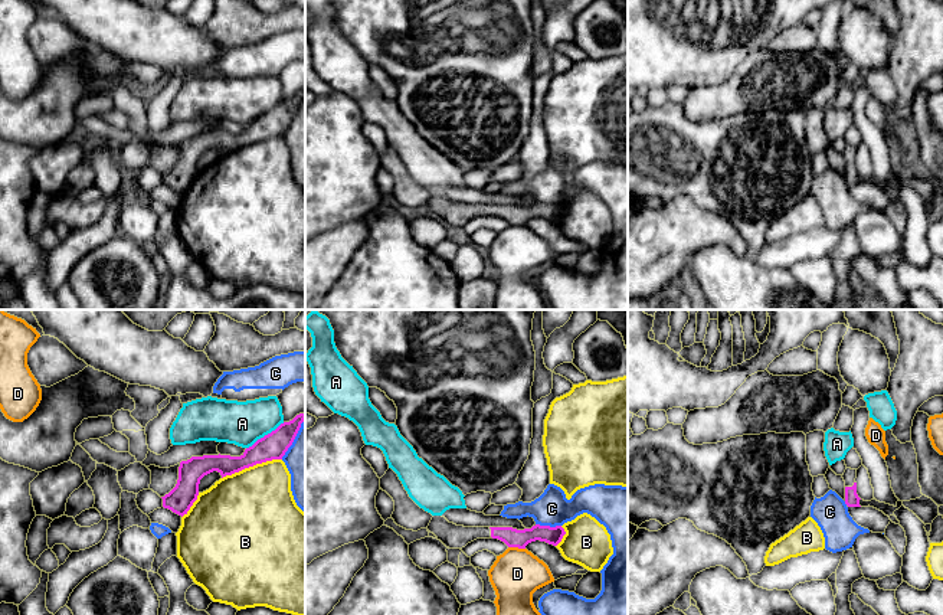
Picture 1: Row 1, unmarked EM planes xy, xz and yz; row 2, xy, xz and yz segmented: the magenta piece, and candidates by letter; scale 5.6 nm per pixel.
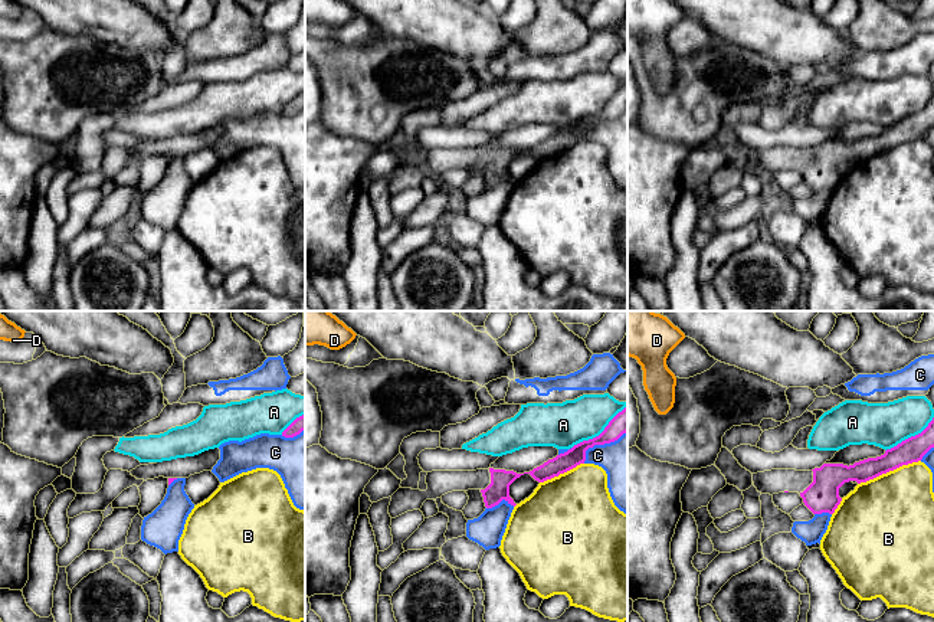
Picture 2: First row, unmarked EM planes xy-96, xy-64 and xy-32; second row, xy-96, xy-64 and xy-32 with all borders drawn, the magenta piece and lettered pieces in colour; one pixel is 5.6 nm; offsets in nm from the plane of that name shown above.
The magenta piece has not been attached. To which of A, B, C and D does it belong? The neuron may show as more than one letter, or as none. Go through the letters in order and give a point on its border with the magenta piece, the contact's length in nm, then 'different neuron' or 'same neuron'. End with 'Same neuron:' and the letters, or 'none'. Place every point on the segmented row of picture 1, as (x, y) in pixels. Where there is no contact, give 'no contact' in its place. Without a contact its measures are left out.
A: xy (265, 435) | 260 nm | different neuron
B: xy (251, 465) | 360 nm | different neuron
C: xz (549, 526) | 140 nm | different neuron
D: xz (517, 546) | 100 nm | different neuron
Same neuron: none

